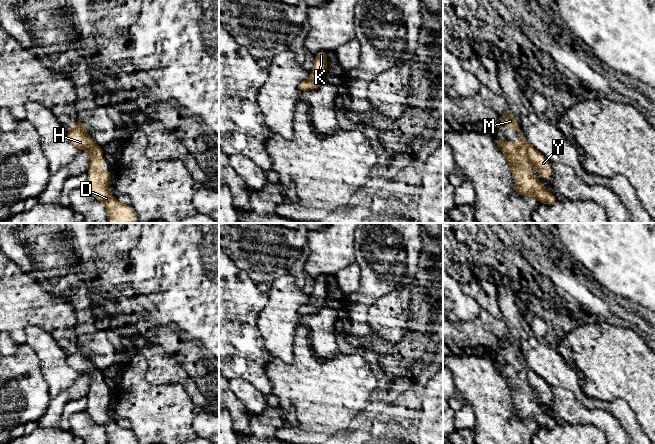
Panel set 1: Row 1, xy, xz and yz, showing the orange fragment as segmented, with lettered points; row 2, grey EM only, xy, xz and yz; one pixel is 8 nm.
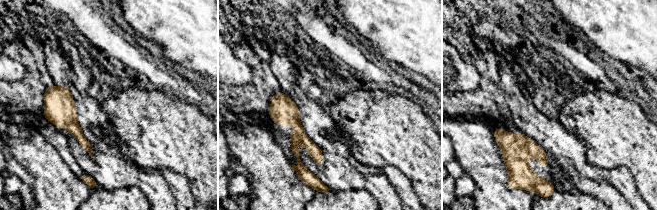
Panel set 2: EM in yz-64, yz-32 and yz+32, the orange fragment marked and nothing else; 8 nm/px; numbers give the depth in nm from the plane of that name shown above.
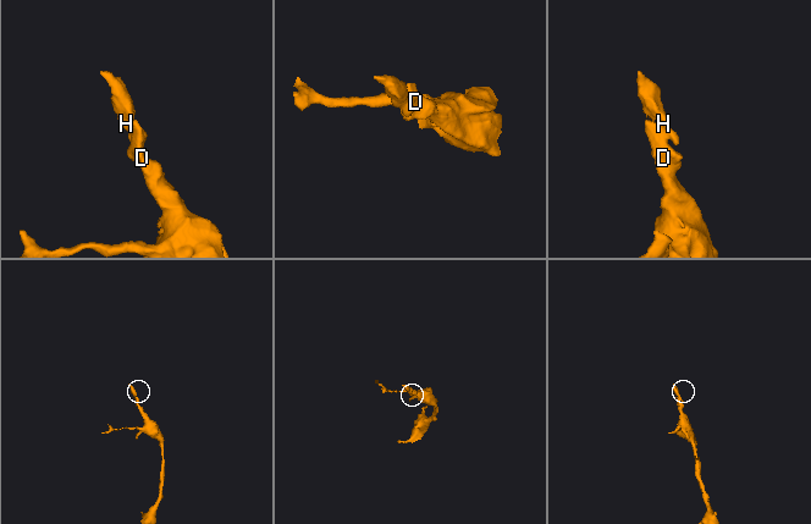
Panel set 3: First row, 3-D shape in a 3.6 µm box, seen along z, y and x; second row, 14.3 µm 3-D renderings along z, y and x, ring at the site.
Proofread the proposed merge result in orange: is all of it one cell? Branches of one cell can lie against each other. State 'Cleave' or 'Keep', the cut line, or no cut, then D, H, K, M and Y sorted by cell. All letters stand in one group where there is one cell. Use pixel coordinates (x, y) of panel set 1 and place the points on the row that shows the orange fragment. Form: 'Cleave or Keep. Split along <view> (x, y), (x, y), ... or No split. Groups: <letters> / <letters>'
Keep. No split. Groups: D H K M Y

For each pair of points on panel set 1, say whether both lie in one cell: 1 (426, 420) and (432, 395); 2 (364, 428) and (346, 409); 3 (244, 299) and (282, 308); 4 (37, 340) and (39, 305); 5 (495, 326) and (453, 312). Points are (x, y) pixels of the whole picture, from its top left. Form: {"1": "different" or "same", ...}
{"1": "same", "2": "different", "3": "different", "4": "different", "5": "different"}

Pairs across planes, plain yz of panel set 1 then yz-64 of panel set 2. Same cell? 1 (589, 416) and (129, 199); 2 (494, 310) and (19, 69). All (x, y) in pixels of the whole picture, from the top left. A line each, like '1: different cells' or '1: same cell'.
1: different cells
2: different cells

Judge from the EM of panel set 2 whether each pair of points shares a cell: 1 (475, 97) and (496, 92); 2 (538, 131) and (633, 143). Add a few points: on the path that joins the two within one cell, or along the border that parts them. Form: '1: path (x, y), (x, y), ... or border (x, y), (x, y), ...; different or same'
1: path (480, 97), (491, 97); same
2: border (559, 120), (583, 143), (585, 158); different

